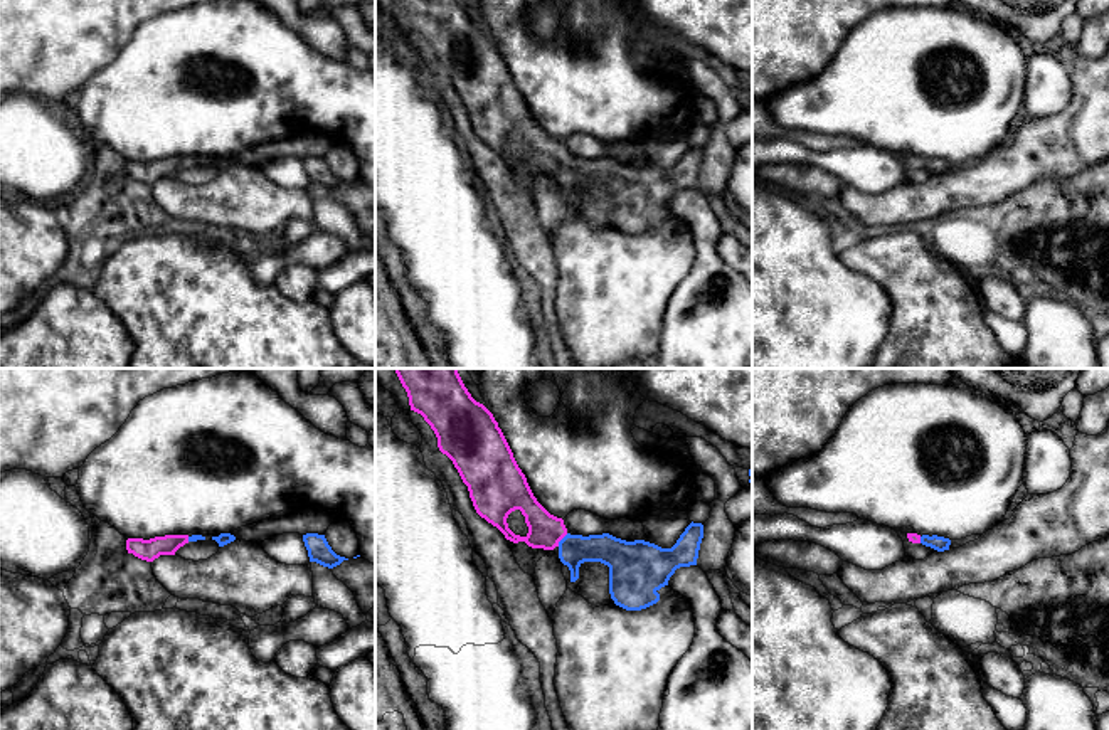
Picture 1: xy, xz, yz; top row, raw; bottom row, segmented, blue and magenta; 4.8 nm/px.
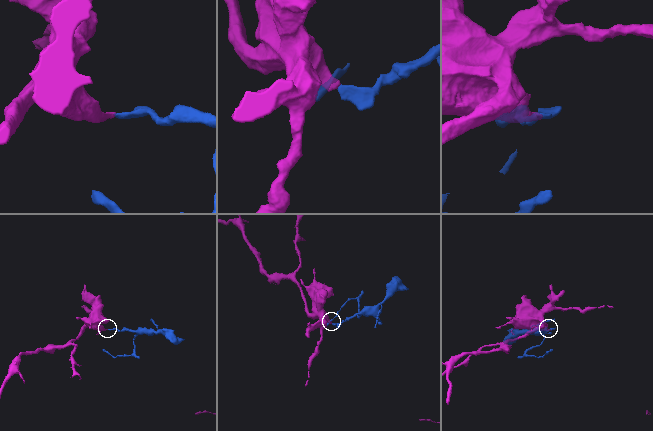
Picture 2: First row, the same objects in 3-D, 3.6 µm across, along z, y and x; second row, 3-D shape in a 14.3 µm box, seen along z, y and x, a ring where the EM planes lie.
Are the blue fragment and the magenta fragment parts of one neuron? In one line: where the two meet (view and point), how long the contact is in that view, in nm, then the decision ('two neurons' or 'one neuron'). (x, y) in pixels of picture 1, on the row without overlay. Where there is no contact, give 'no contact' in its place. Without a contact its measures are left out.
meets blue in xz at (561, 163); contact 80 nm long; one neuron

